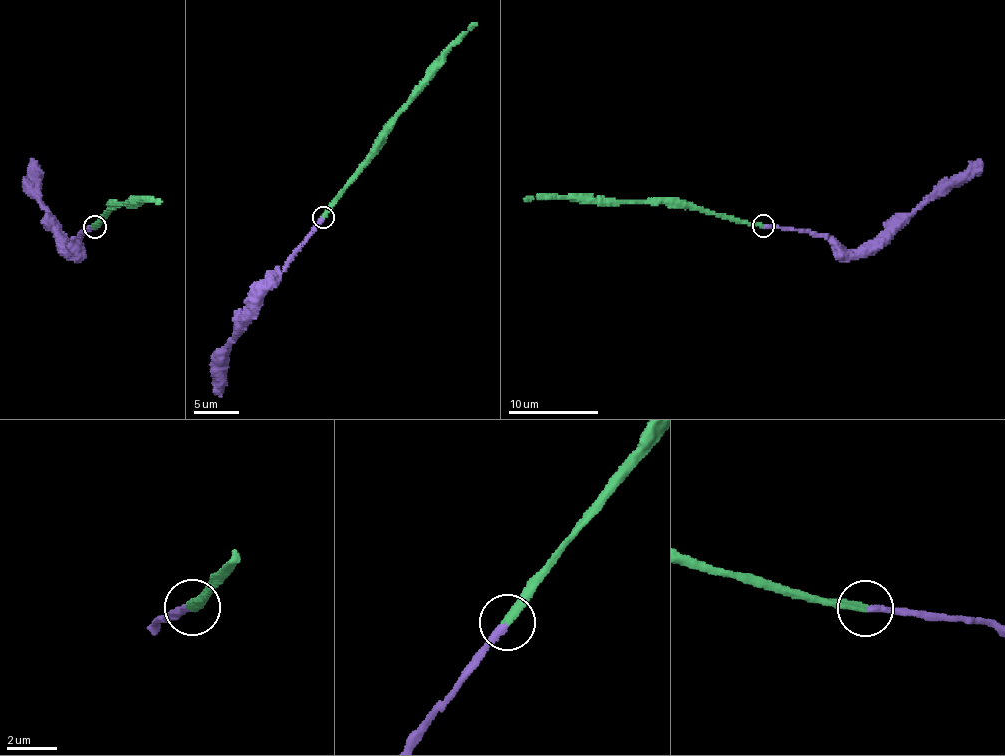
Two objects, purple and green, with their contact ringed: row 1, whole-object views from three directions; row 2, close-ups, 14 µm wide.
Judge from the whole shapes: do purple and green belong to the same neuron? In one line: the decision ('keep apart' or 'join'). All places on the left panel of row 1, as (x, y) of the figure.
join

